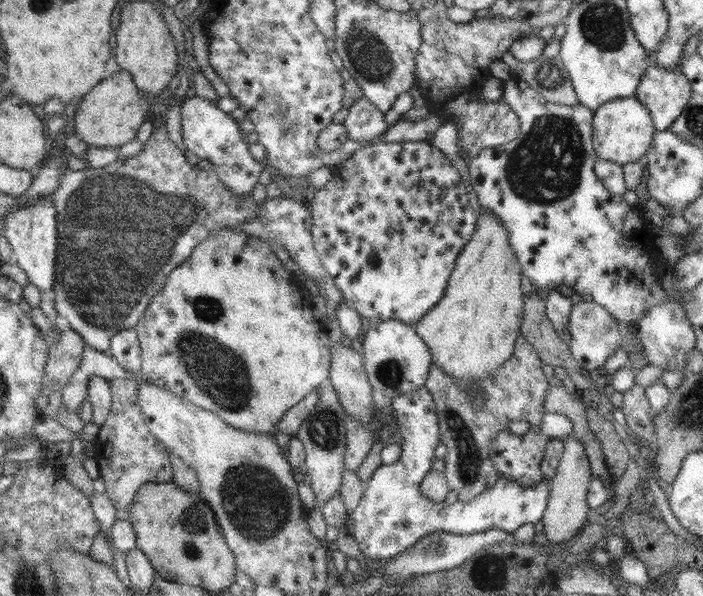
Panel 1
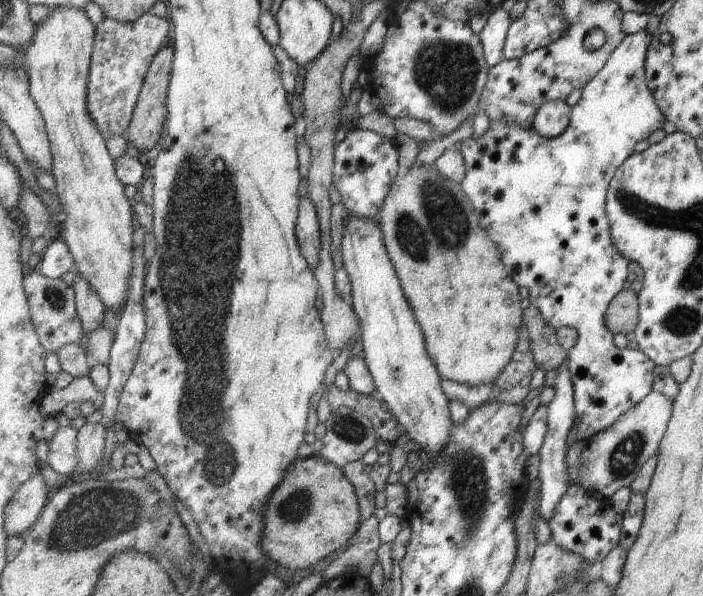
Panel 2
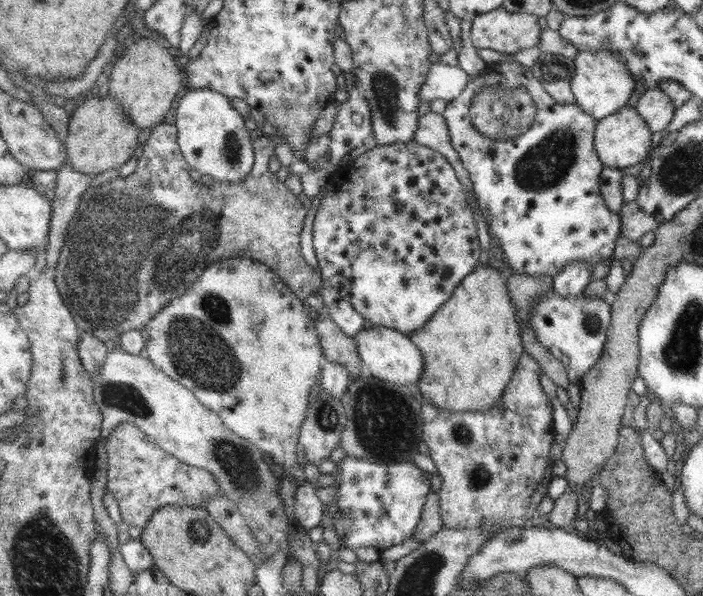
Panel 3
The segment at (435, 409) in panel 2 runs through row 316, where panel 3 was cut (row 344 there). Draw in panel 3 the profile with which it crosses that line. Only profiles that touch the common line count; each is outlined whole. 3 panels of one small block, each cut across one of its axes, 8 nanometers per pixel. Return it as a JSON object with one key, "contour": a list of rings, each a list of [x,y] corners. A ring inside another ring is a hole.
{"contour":[[[374,325],[370,329],[361,330],[355,339],[368,375],[390,384],[411,386],[411,388],[418,386],[425,370],[424,354],[411,340],[411,335],[406,335],[394,328]]]}

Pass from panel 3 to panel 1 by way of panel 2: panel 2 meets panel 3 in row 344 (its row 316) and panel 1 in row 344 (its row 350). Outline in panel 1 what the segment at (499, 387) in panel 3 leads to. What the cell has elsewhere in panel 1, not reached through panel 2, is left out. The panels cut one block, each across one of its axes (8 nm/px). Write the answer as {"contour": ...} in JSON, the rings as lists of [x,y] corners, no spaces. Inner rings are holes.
{"contour":[[[480,206],[477,232],[465,246],[449,280],[444,299],[415,324],[416,331],[425,339],[433,354],[435,366],[440,366],[454,379],[484,379],[511,360],[515,354],[517,339],[522,334],[525,296],[521,288],[523,268],[509,242],[509,232],[501,220],[491,211]]]}

